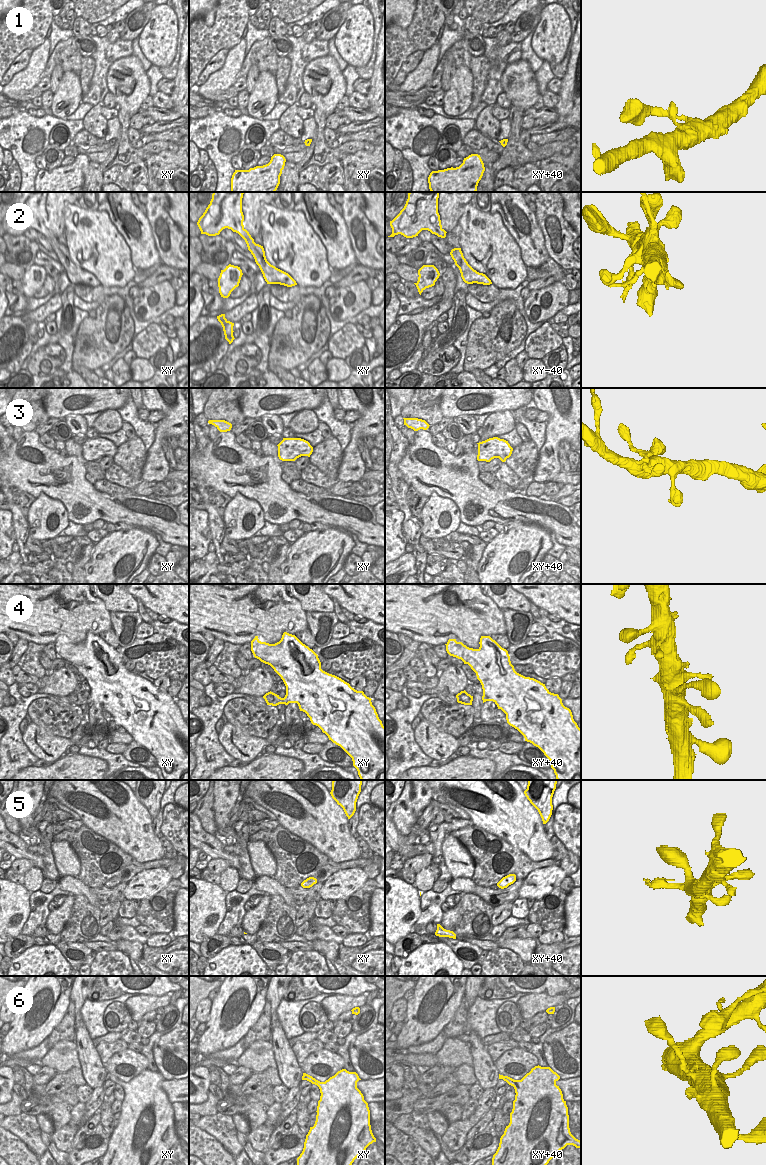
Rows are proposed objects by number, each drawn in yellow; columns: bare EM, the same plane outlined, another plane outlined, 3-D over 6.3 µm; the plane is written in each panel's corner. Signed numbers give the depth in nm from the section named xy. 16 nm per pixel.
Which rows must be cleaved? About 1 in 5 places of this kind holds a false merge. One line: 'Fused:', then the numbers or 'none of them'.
Fused: none of them

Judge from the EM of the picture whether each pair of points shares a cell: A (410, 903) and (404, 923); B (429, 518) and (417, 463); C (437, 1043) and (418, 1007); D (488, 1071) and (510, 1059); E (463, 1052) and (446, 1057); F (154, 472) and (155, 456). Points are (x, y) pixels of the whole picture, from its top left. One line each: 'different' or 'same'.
A: same
B: different
C: different
D: different
E: same
F: same

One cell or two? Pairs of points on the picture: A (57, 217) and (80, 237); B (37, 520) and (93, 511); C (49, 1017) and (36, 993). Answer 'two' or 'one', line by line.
A: two
B: two
C: one

